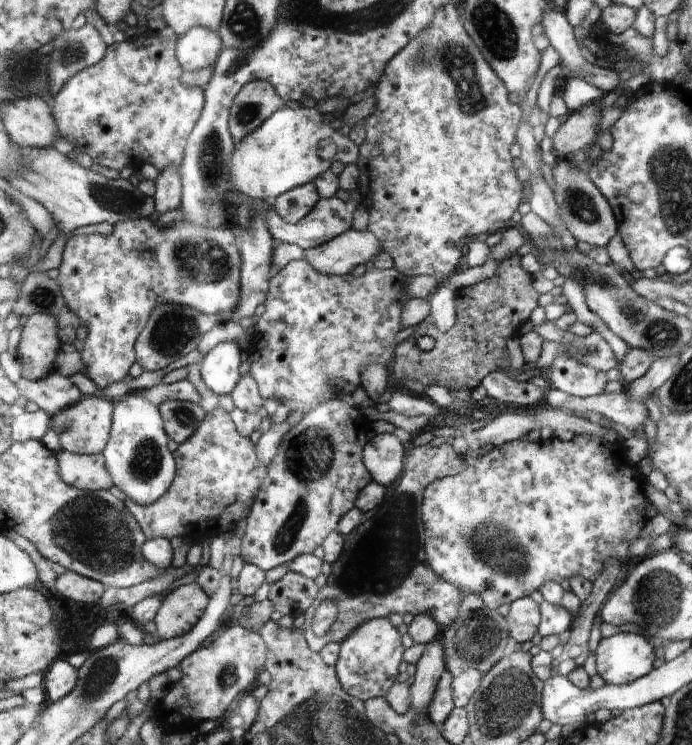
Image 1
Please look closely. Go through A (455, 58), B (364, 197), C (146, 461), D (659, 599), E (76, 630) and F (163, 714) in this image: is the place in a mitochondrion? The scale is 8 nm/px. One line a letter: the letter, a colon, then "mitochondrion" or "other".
A: mitochondrion
B: other
C: mitochondrion
D: mitochondrion
E: other
F: other

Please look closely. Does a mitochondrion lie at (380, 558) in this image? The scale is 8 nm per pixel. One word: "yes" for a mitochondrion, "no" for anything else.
yes

